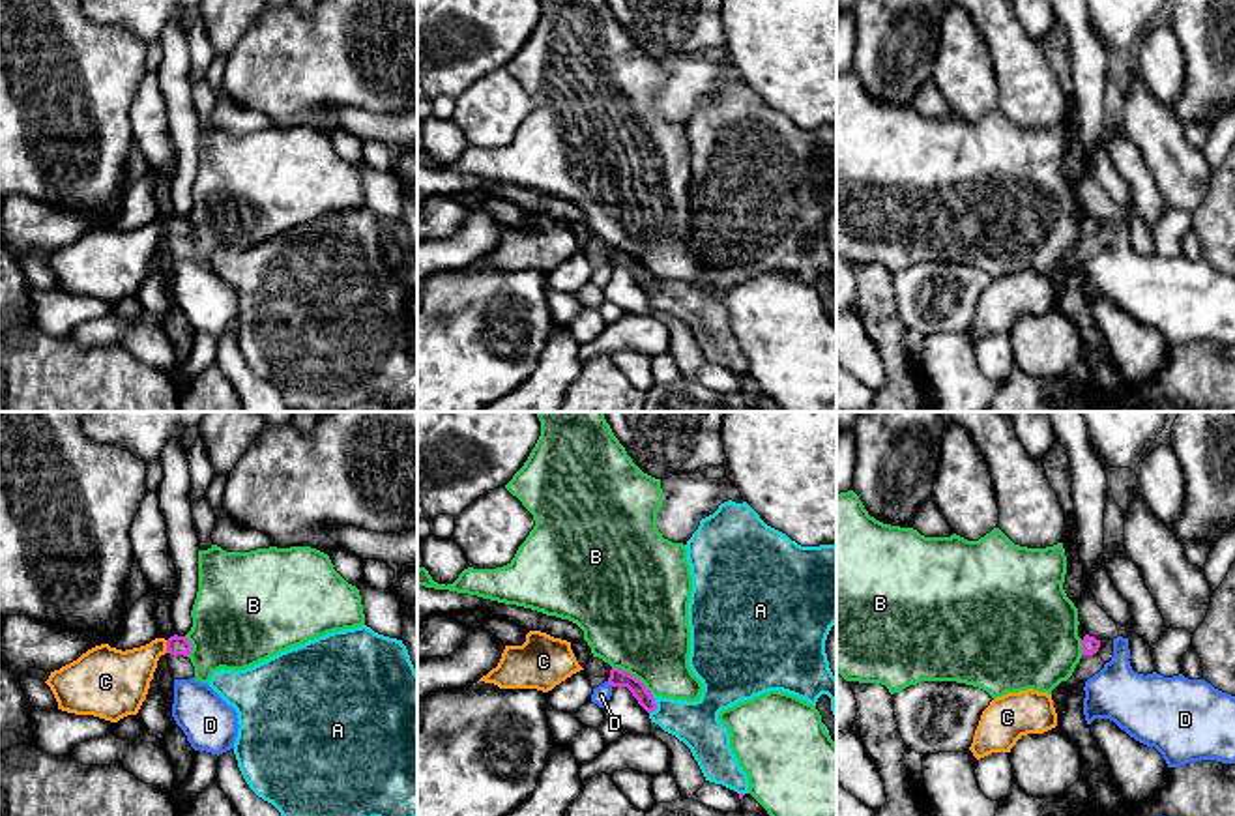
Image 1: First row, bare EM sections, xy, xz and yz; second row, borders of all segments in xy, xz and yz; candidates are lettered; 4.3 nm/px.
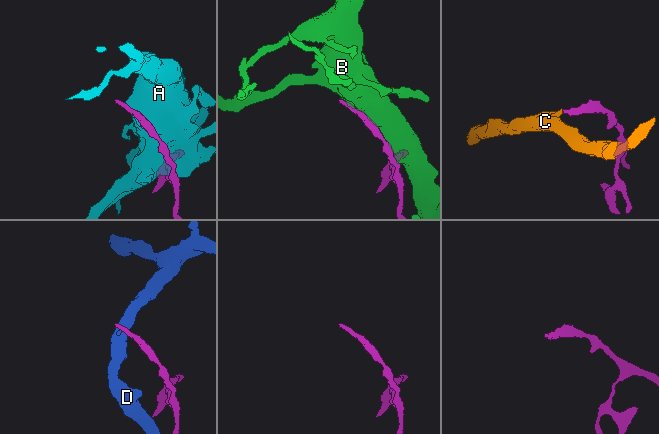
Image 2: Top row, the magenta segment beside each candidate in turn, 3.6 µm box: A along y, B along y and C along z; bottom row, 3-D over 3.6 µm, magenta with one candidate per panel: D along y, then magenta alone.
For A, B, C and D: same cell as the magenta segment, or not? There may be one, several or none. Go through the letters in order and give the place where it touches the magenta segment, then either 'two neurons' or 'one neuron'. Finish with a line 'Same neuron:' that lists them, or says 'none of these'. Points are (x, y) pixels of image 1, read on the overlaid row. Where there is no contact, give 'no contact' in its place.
A: meets magenta in xz at (655, 704); two neurons
B: meets magenta in xz at (633, 676); two neurons
C: meets magenta in xy at (167, 646); one neuron
D: meets magenta in xz at (610, 684); two neurons
Same neuron: C

